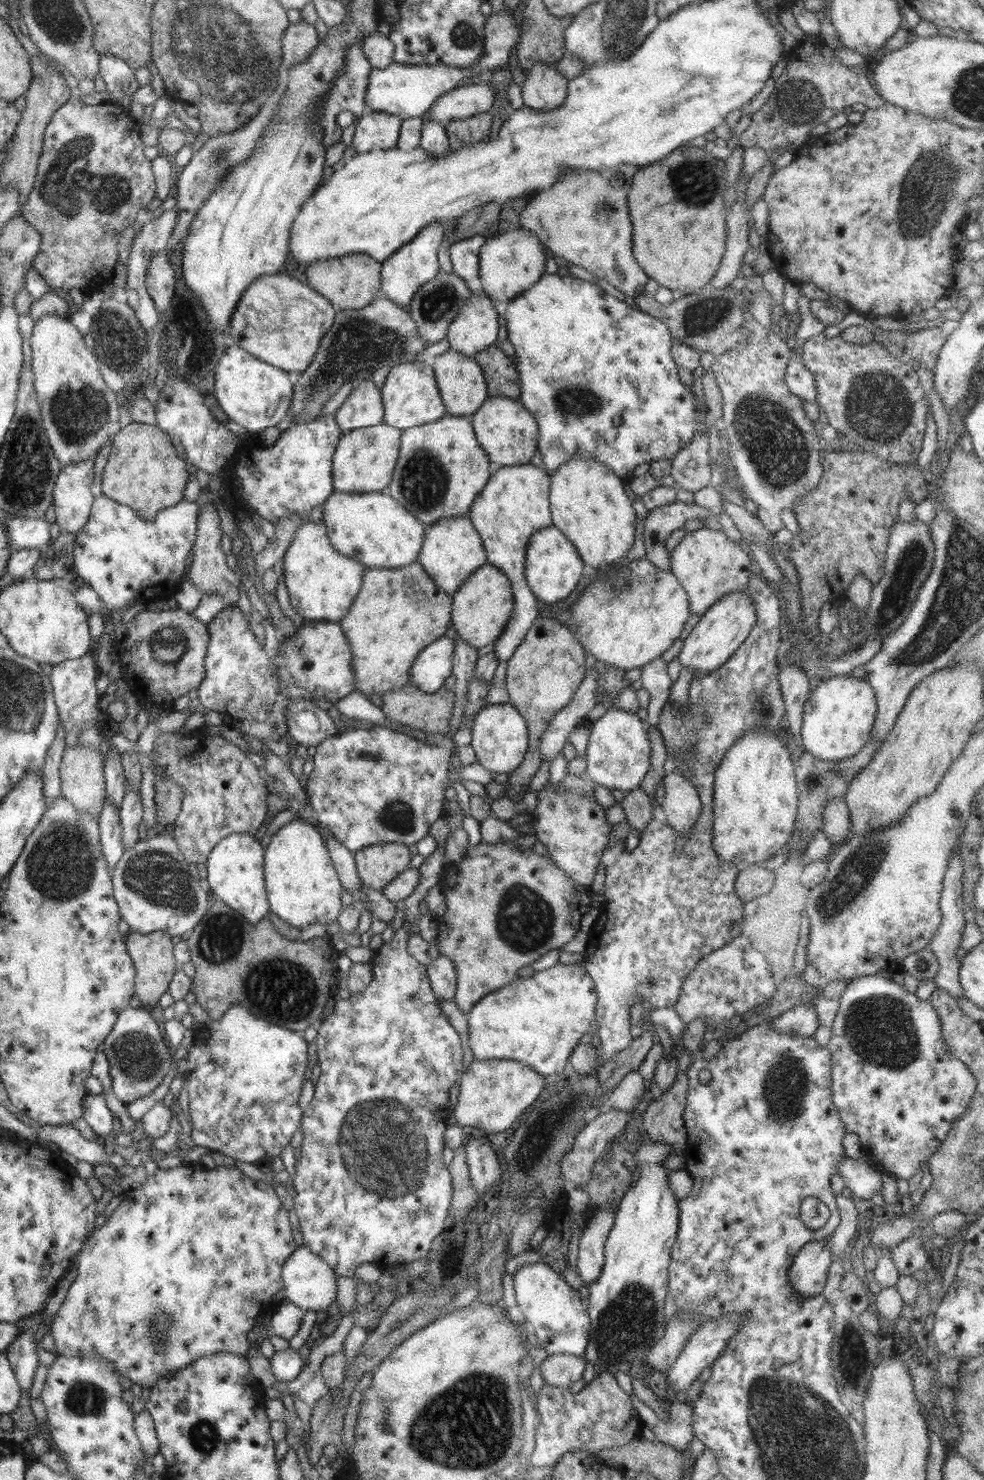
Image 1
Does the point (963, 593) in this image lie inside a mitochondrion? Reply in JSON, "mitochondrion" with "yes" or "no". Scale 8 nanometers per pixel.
{"mitochondrion":"yes"}

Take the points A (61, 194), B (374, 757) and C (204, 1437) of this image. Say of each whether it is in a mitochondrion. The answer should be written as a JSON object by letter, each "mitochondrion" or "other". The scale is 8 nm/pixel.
{"A":"mitochondrion","B":"other","C":"mitochondrion"}

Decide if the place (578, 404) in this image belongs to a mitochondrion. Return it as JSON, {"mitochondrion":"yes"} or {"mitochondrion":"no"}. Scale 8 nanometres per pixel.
{"mitochondrion":"yes"}

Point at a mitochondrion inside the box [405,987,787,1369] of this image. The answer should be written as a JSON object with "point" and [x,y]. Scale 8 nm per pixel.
{"point":[629,1320]}

